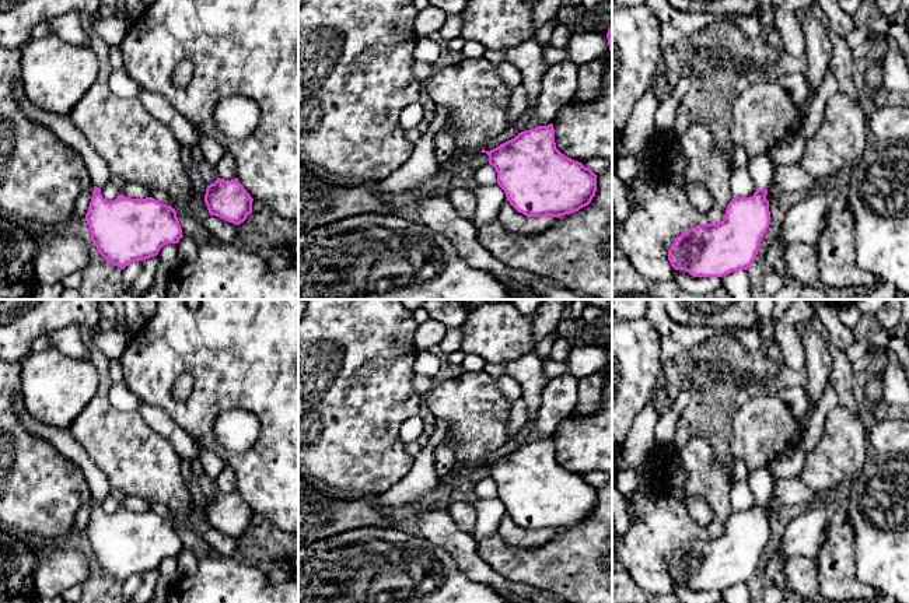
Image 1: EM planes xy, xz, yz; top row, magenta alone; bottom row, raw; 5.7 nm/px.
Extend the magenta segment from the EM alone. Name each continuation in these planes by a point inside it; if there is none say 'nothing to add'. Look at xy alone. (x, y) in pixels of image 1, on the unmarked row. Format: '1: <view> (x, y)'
1: xy (60, 438)

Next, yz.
1: yz (761, 481)

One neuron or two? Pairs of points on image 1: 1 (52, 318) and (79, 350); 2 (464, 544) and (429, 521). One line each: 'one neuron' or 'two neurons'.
1: two neurons
2: one neuron

